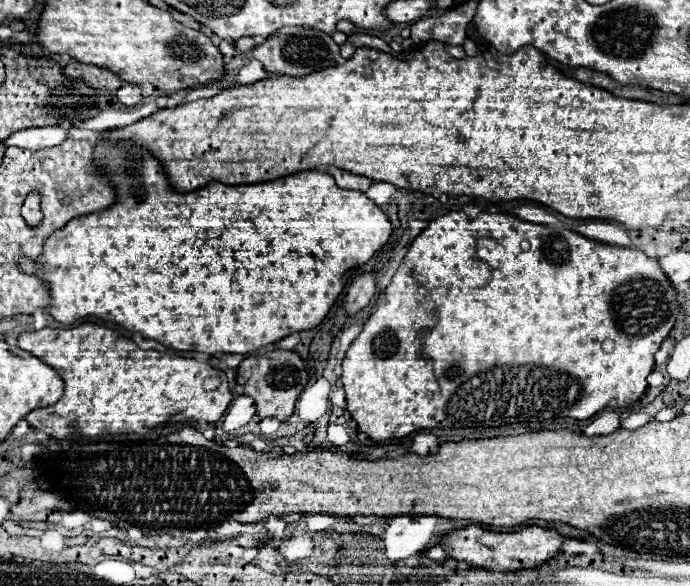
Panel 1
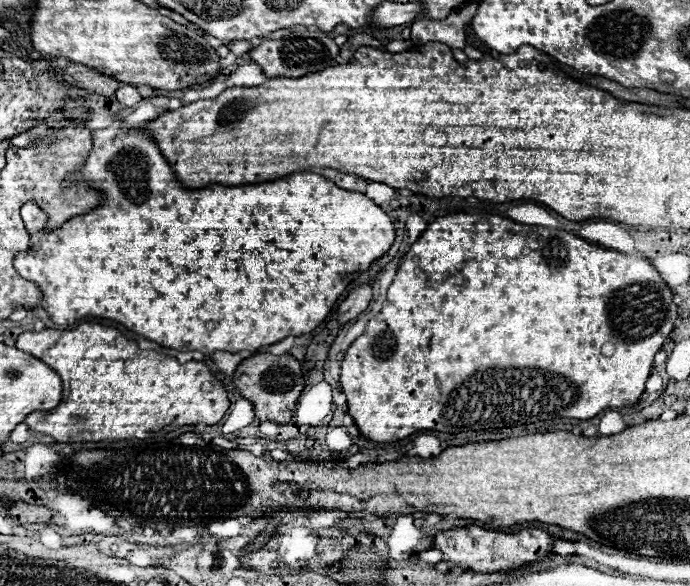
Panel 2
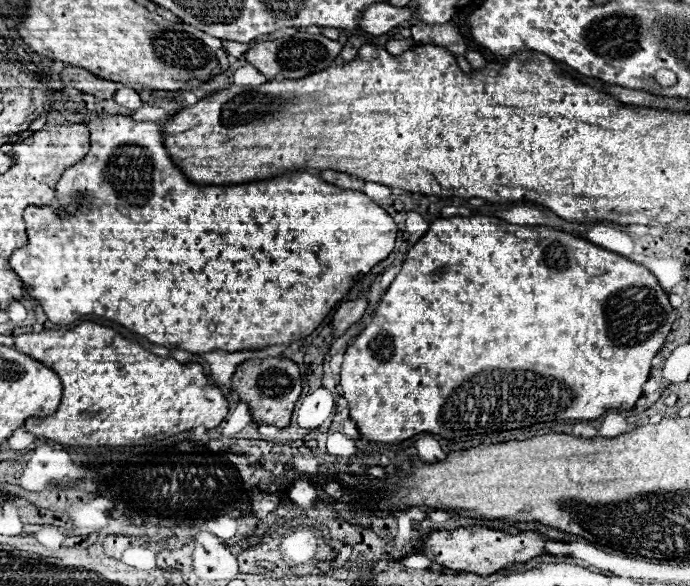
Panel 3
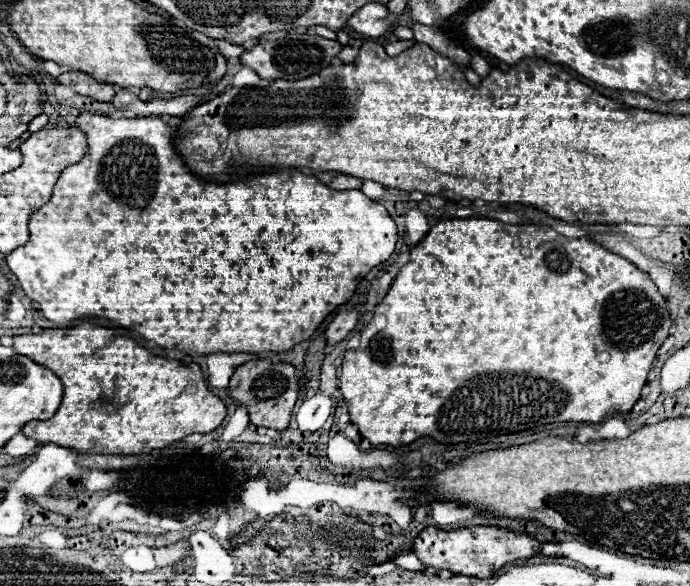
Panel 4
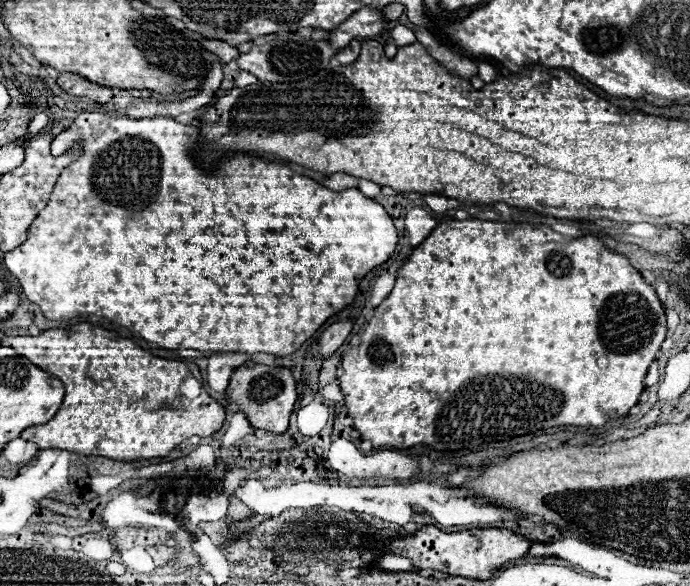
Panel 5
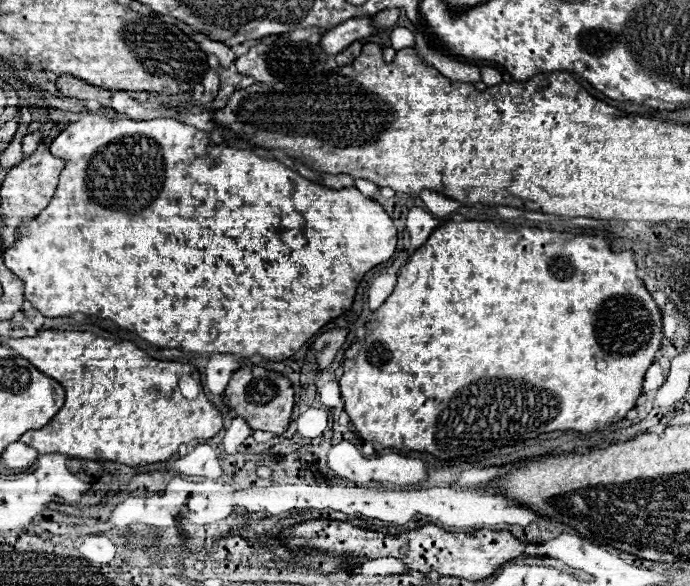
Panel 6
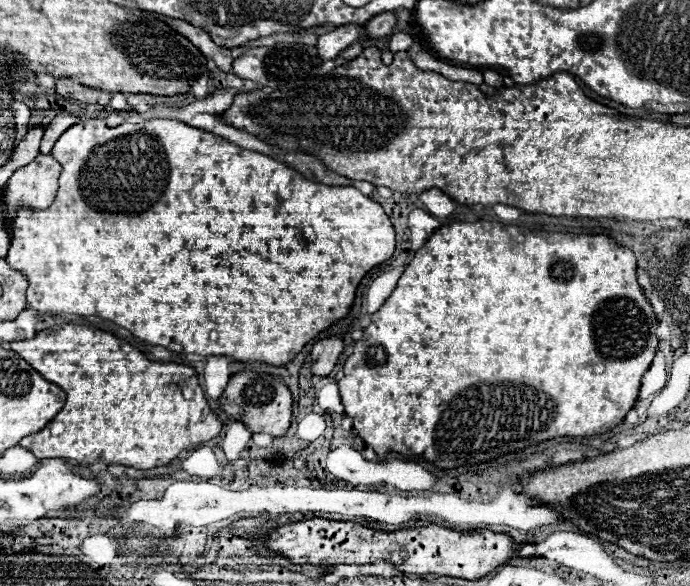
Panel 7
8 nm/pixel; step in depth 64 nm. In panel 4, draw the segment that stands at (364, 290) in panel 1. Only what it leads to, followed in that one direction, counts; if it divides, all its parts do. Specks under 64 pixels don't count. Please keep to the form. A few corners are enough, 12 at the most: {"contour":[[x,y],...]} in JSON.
{"contour":[[360,306],[338,312],[326,330],[334,346],[348,336],[360,318]]}

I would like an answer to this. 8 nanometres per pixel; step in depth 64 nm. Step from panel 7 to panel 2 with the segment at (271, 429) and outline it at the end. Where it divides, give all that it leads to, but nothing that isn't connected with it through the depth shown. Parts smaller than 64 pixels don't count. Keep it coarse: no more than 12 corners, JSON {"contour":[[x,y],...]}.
{"contour":[[266,352],[234,372],[260,422],[288,424],[304,388],[300,362]]}

